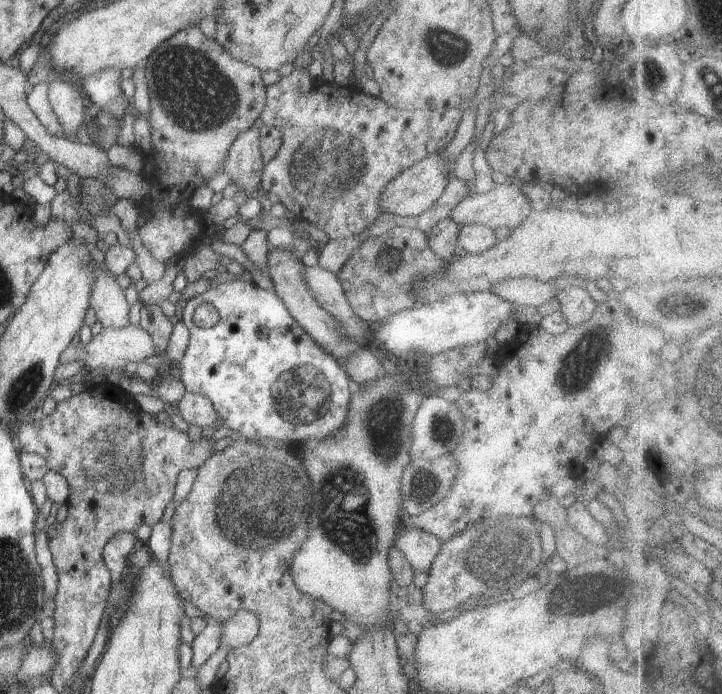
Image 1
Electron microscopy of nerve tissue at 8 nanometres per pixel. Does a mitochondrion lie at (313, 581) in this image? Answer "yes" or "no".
no

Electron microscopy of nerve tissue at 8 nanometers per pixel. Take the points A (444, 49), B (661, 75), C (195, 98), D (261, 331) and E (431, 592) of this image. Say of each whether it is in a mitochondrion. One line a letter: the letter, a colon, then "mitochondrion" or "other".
A: mitochondrion
B: mitochondrion
C: mitochondrion
D: other
E: other

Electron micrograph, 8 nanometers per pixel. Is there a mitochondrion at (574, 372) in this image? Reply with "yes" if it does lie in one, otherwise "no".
yes

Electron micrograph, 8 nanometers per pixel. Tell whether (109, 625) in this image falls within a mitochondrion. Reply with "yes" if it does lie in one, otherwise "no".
no

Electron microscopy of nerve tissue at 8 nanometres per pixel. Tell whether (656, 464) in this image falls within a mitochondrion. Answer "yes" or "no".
no

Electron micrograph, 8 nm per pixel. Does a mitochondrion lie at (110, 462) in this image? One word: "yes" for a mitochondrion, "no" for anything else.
yes

